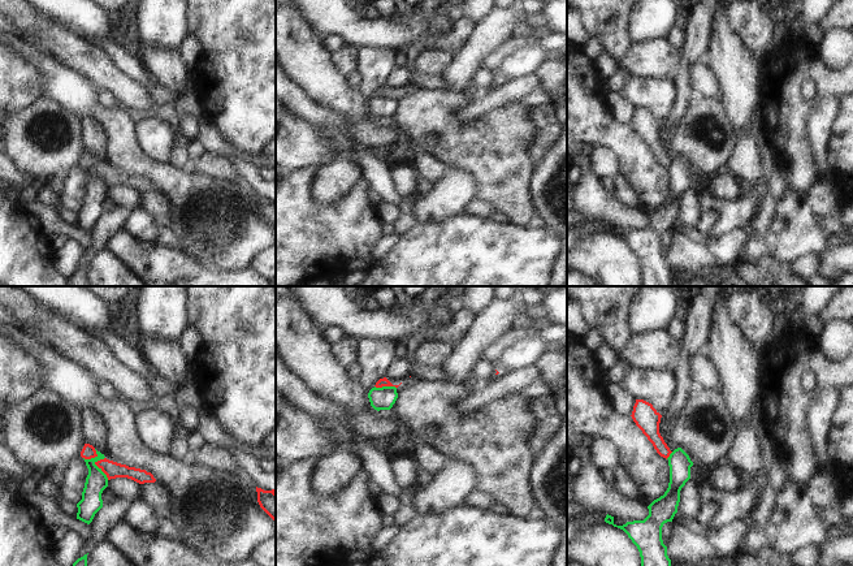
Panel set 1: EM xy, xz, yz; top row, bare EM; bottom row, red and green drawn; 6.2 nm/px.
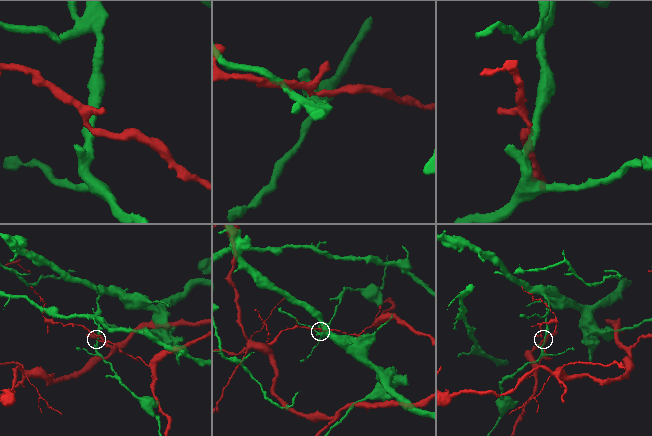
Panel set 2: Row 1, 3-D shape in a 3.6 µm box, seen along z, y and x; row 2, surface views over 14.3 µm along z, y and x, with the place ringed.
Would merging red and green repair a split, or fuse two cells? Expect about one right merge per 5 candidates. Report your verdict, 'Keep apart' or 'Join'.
Keep apart.

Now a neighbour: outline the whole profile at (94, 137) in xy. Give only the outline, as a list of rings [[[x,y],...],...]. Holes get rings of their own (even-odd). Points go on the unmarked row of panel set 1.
[[[90,117],[82,118],[82,142],[86,151],[105,165],[108,138],[105,129],[98,121]]]

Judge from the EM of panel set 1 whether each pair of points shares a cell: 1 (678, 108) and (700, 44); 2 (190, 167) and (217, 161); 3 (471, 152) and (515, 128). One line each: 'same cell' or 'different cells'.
1: same cell
2: same cell
3: same cell

